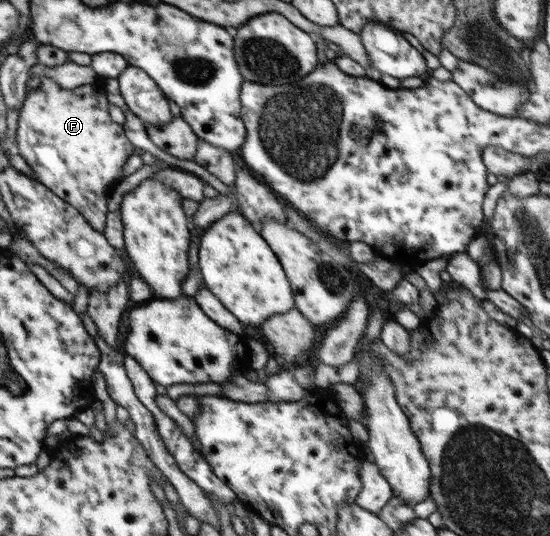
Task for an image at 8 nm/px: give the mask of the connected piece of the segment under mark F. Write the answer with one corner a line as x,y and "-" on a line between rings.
40,76
40,80
40,85
26,94
20,108
17,128
19,155
27,161
37,182
41,182
58,198
77,209
87,222
101,233
105,228
109,211
106,206
109,191
121,180
121,171
133,155
135,147
126,138
124,126
115,123
109,114
109,101
107,101
103,79
78,86
75,90
55,86
52,78

